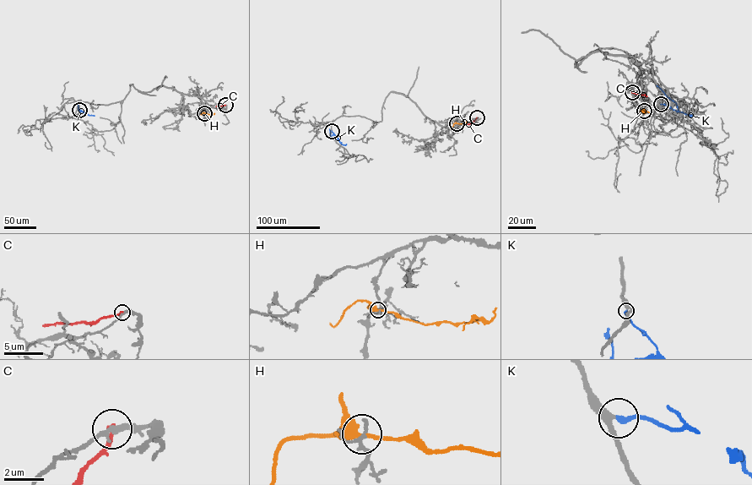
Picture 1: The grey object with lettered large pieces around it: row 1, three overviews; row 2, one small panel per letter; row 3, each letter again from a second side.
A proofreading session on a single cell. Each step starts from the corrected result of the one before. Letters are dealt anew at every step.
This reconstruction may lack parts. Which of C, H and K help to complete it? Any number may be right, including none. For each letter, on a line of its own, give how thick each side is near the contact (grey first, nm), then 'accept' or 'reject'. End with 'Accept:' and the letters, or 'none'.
C: calibres 280 and 240 nm; reject
H: calibres 190 and 380 nm; accept
K: calibres 280 and 320 nm; accept
Accept: H, K

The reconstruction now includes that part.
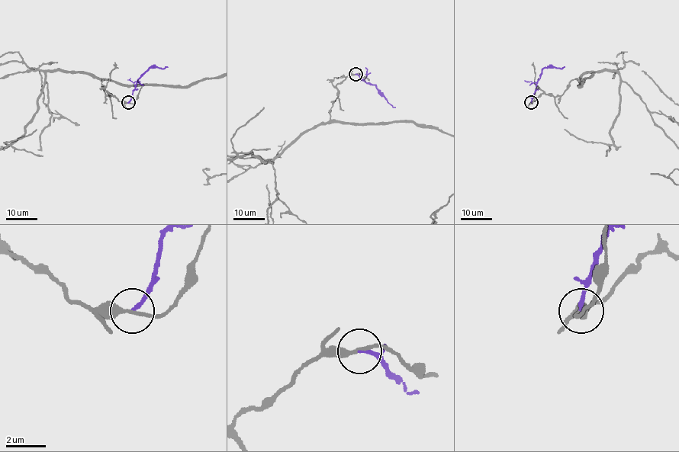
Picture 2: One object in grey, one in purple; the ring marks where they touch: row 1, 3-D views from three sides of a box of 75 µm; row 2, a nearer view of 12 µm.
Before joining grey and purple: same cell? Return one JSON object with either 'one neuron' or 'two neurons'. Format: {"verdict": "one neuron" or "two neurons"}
{"verdict": "two neurons"}

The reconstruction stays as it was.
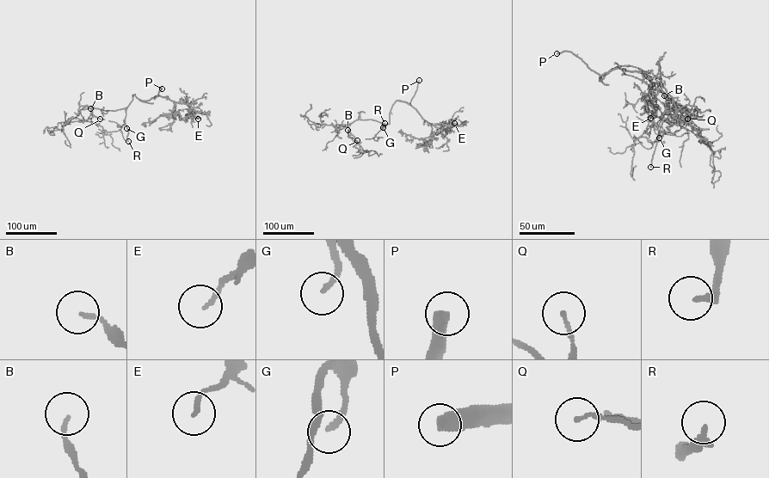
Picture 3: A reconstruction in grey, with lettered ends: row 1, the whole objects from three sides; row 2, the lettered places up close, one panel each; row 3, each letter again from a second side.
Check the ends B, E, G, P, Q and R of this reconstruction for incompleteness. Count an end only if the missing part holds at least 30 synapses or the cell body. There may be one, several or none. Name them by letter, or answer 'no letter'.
G, P, R

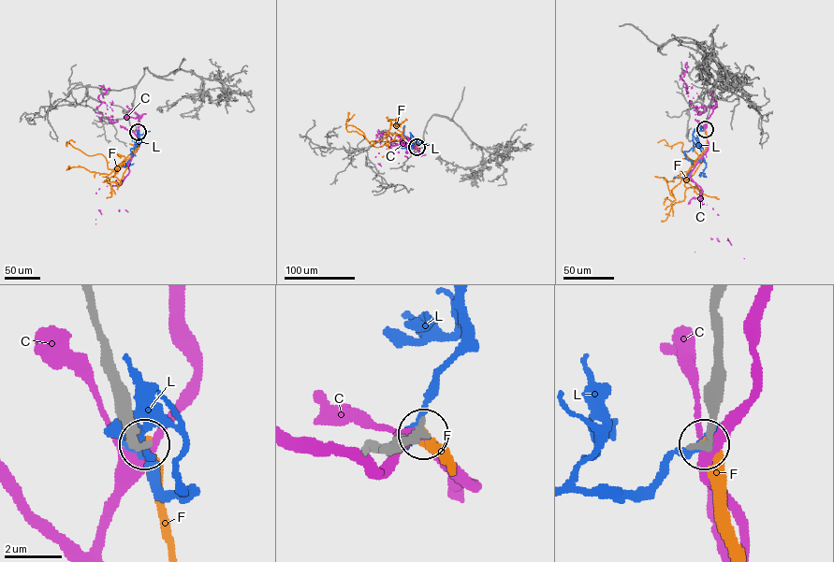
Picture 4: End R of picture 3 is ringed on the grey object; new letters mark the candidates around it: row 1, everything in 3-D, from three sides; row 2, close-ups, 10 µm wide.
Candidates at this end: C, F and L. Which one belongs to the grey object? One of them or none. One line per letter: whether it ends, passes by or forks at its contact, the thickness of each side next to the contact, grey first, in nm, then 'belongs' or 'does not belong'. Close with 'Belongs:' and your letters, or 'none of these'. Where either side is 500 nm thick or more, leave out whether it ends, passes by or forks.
C: it forks there; 340 nm thick on the grey side, 360 nm on the other; does not belong
F: it ends there; 360 nm thick on the grey side, 340 nm on the other; belongs
L: it ends there; 400 nm thick on the grey side, 400 nm on the other; does not belong
Belongs: F

